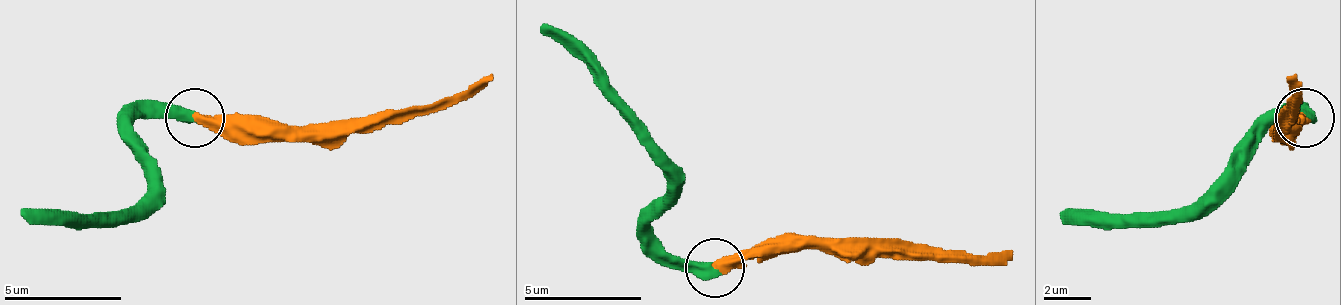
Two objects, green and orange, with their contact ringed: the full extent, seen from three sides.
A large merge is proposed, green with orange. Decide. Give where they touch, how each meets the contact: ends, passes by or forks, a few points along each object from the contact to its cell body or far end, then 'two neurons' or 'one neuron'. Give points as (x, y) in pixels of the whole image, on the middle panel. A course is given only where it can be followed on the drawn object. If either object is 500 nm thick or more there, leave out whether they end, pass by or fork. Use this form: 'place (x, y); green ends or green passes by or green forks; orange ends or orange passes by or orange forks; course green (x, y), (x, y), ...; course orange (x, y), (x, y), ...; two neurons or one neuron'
place (714, 268); course green (713, 266), (683, 266), (648, 231), (671, 172), (648, 131), (542, 25); course orange (713, 266), (795, 249), (901, 249), (966, 255), (1013, 249); one neuron

